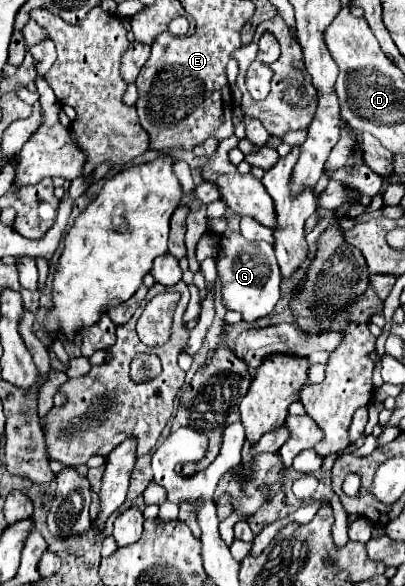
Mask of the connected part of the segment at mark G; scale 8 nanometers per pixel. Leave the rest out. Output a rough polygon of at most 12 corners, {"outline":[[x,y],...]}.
{"outline":[[221,235],[217,271],[227,309],[269,315],[281,273],[269,243]]}

